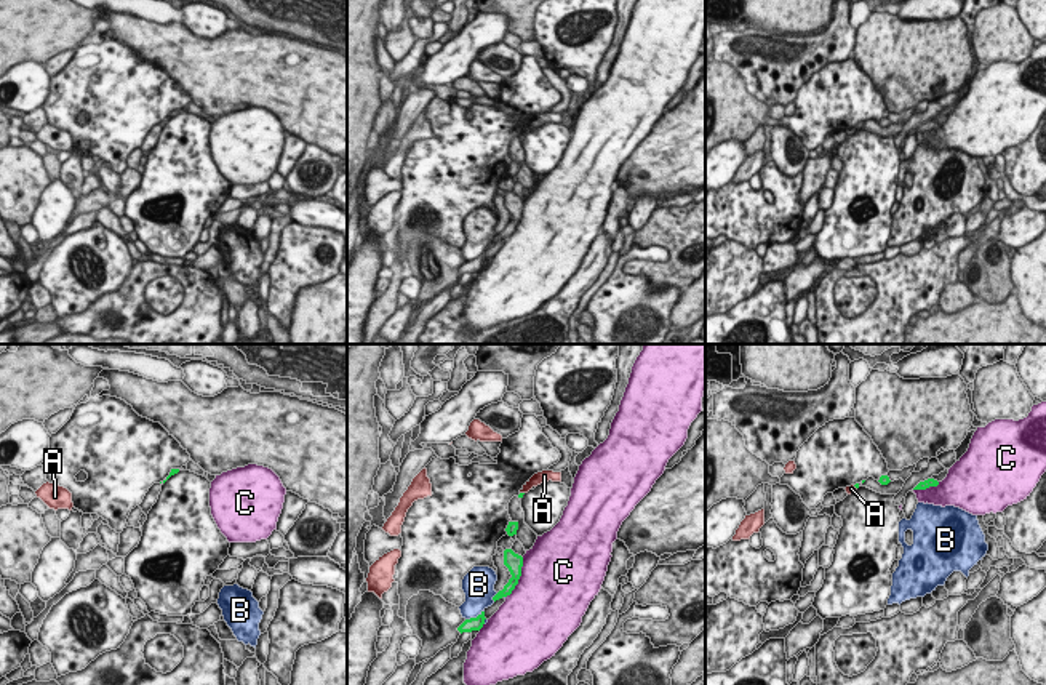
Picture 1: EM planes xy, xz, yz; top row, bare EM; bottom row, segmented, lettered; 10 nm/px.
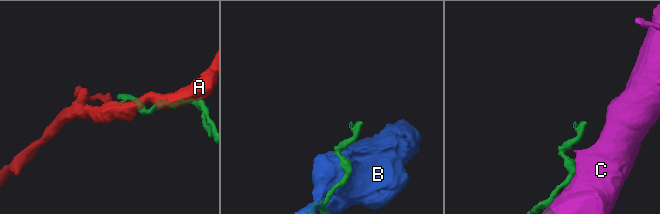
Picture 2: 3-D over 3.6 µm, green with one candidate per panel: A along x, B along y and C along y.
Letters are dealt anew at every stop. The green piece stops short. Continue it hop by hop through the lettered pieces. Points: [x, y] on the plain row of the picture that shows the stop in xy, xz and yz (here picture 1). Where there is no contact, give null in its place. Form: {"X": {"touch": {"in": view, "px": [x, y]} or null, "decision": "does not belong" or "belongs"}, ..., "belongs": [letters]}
{"A": {"touch": {"in": "xz", "px": [522, 135]}, "decision": "does not belong"}, "B": {"touch": {"in": "xz", "px": [474, 260]}, "decision": "does not belong"}, "C": {"touch": {"in": "xz", "px": [519, 220]}, "decision": "does not belong"}, "belongs": []}

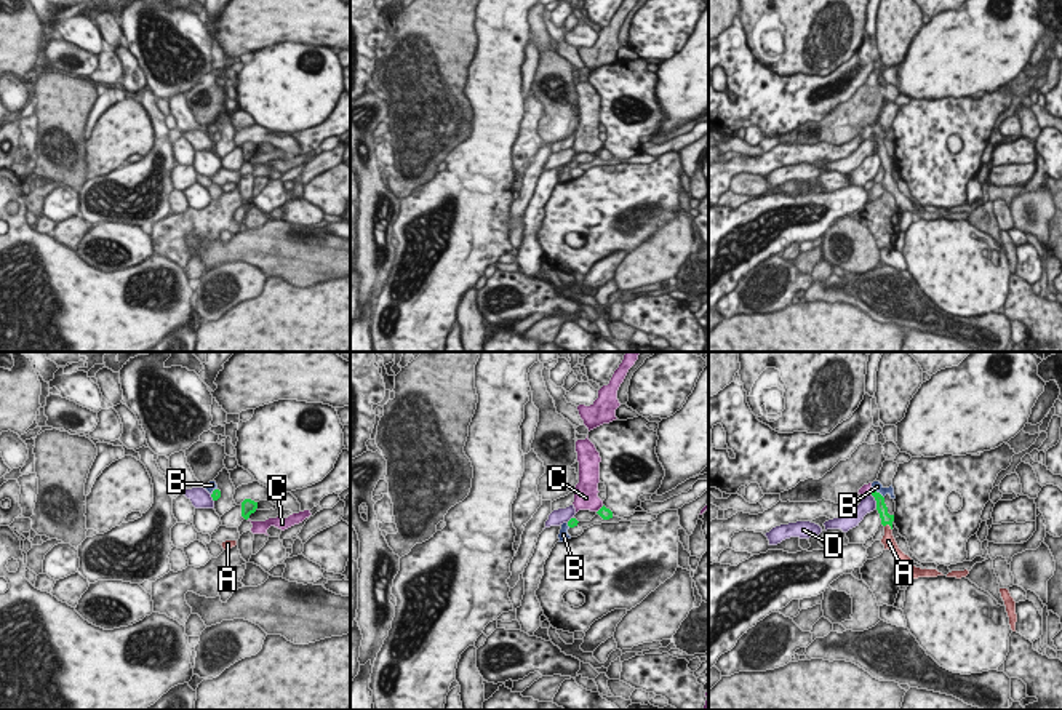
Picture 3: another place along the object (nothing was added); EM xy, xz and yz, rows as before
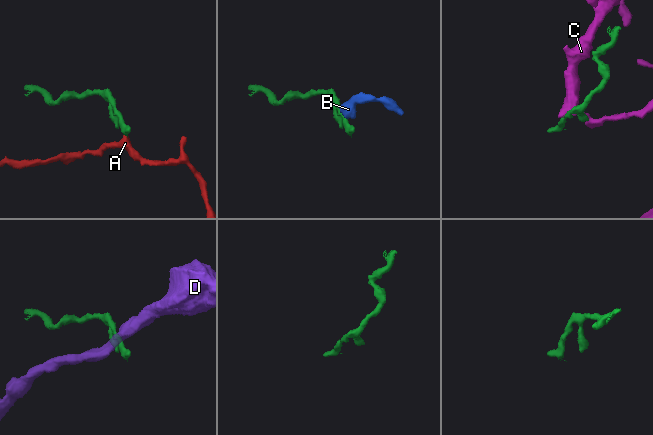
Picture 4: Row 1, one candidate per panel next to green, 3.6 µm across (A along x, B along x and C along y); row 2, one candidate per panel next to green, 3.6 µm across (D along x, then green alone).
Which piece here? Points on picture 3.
{"A": {"touch": {"in": "yz", "px": [890, 167]}, "decision": "belongs"}, "B": {"touch": {"in": "yz", "px": [878, 135]}, "decision": "does not belong"}, "C": {"touch": {"in": "xz", "px": [600, 151]}, "decision": "does not belong"}, "D": {"touch": {"in": "yz", "px": [875, 141]}, "decision": "does not belong"}, "belongs": ["A"]}

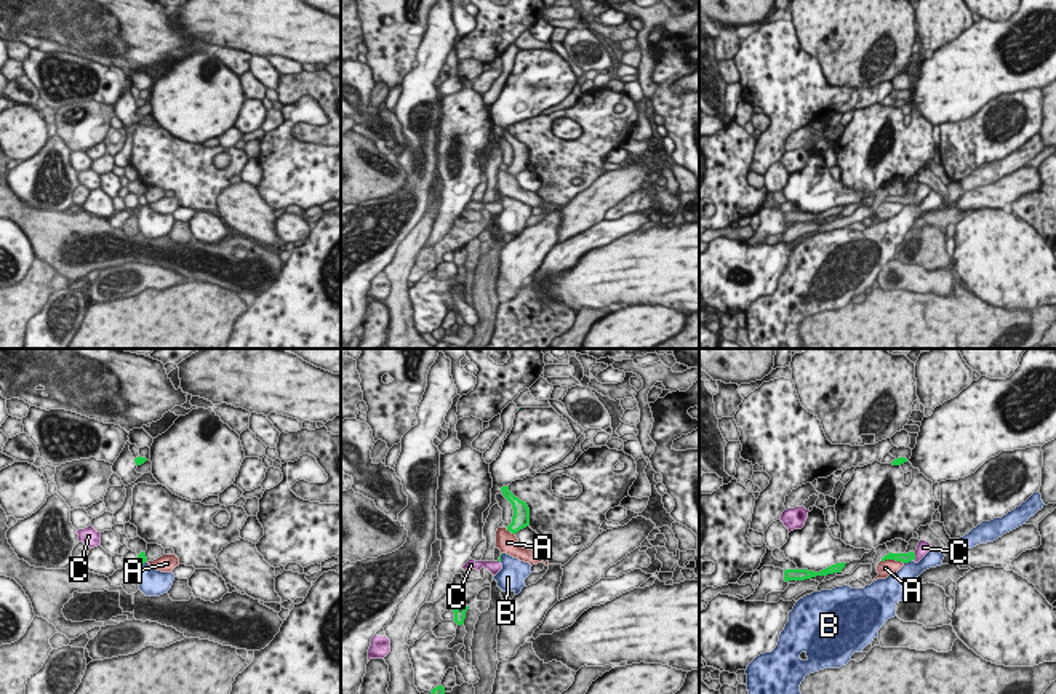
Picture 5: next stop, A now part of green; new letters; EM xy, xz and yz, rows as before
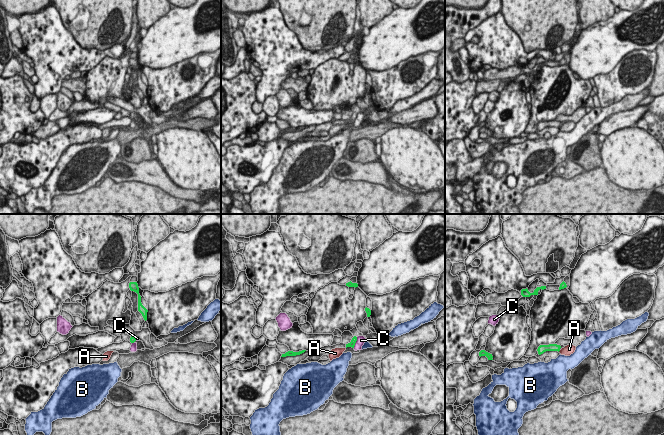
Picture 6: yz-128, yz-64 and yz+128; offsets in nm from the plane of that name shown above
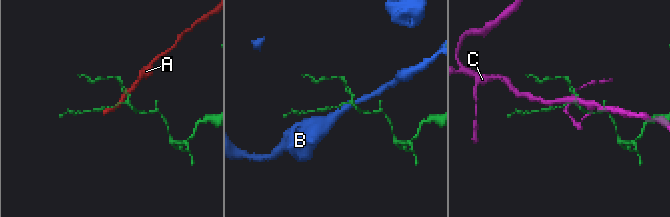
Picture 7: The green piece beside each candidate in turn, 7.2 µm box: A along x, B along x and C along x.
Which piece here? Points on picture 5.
{"A": {"touch": {"in": "yz", "px": [893, 200]}, "decision": "does not belong"}, "B": {"touch": {"in": "yz", "px": [908, 203]}, "decision": "does not belong"}, "C": {"touch": {"in": "yz", "px": [914, 199]}, "decision": "does not belong"}, "belongs": []}

